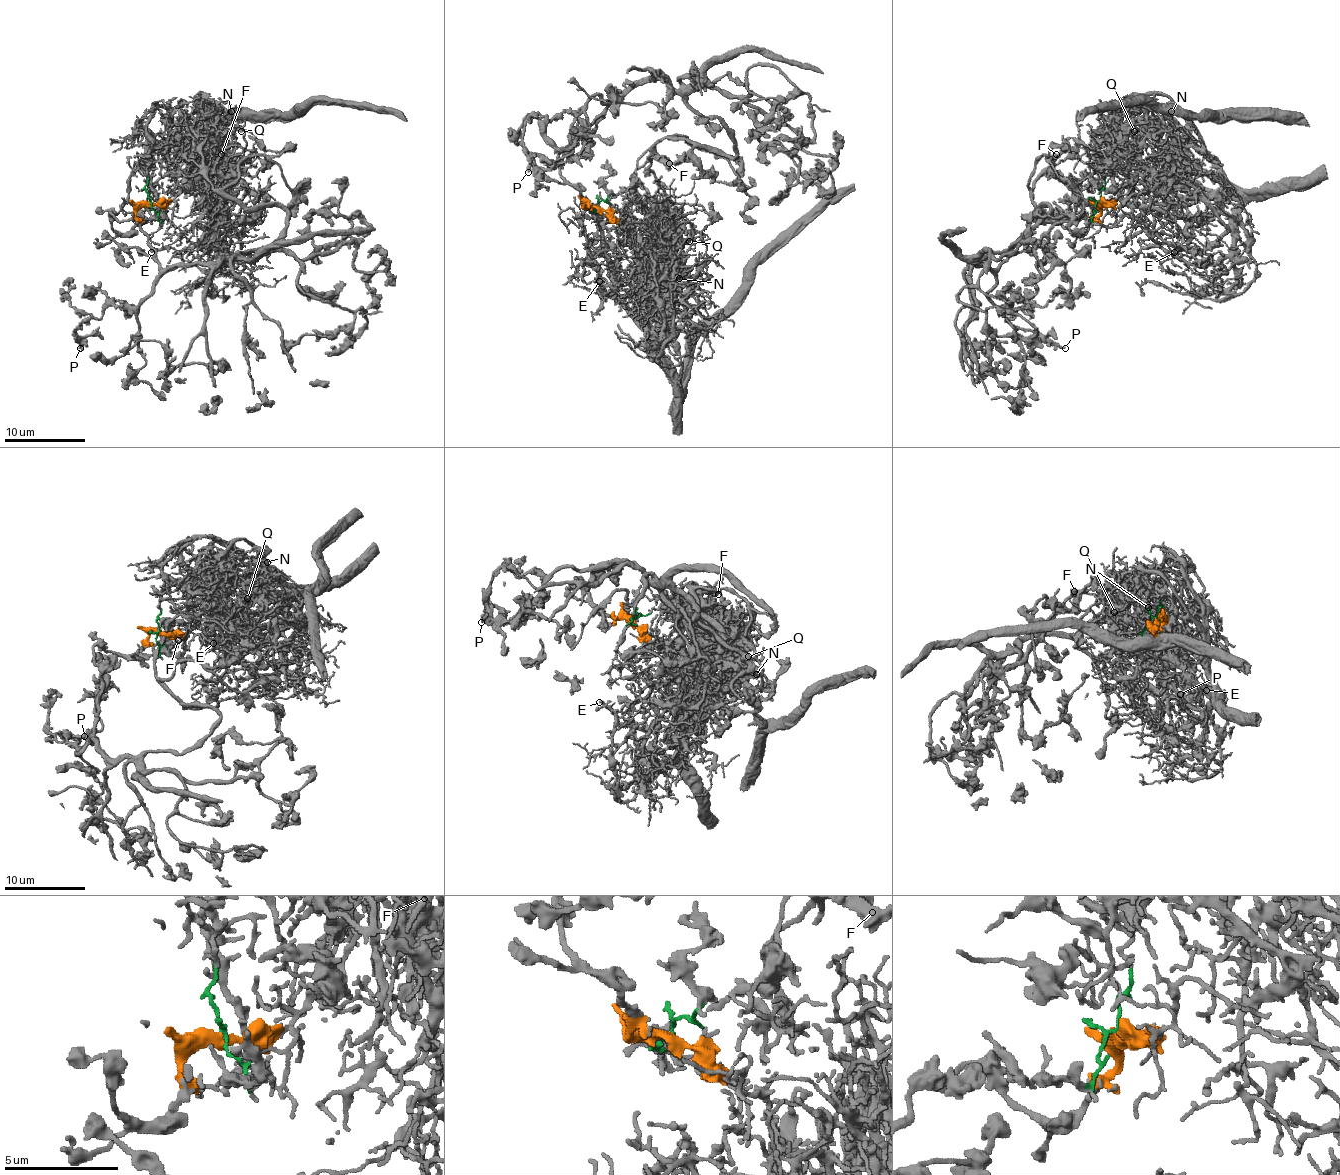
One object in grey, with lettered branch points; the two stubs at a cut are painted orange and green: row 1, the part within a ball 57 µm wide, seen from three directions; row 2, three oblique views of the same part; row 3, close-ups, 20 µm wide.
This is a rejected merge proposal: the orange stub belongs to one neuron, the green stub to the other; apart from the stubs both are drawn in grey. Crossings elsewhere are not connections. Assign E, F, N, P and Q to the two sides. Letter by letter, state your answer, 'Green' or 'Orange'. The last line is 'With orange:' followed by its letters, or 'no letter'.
E: Green
F: Orange
N: Green
P: Orange
Q: Green
With orange: F, P

